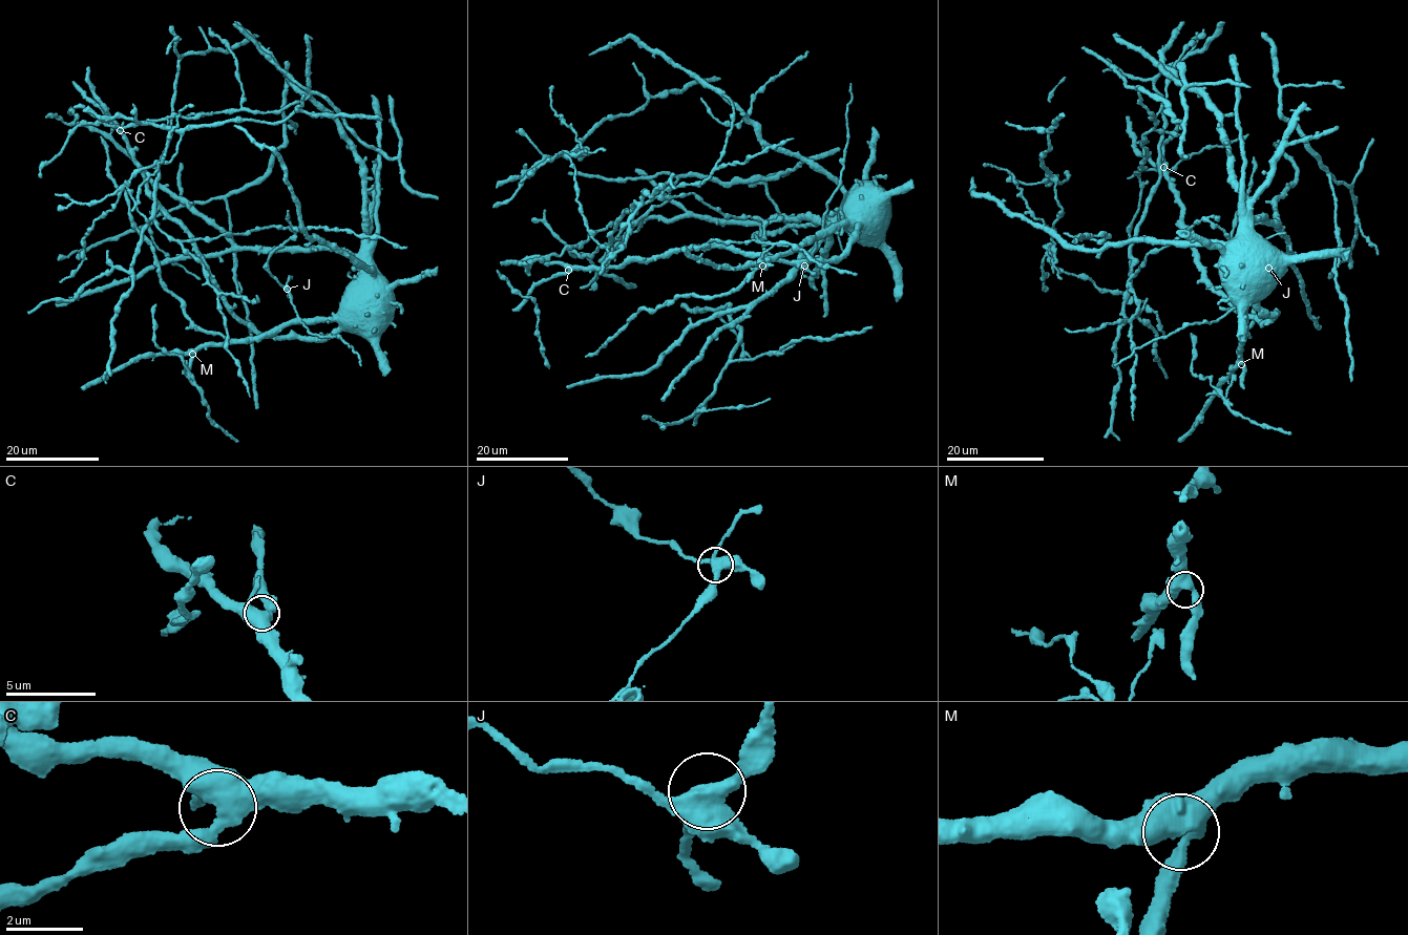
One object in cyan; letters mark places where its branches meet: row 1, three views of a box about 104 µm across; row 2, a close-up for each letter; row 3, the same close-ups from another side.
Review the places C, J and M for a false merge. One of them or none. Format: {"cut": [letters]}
{"cut": ["J"]}

